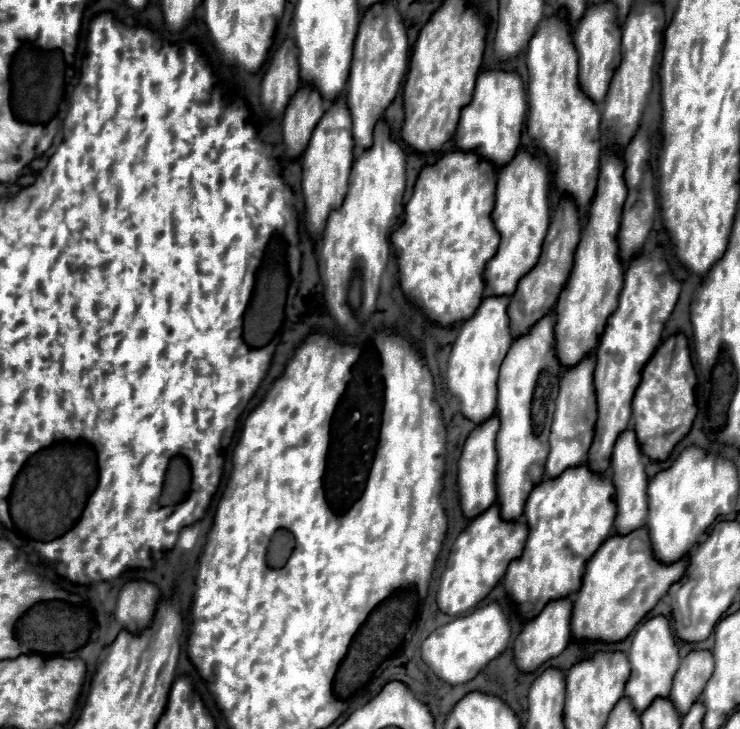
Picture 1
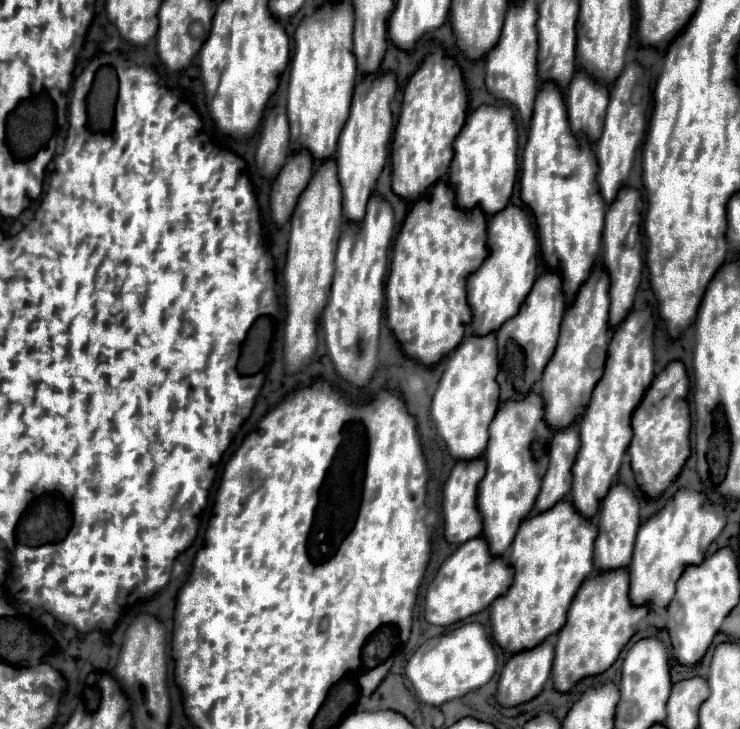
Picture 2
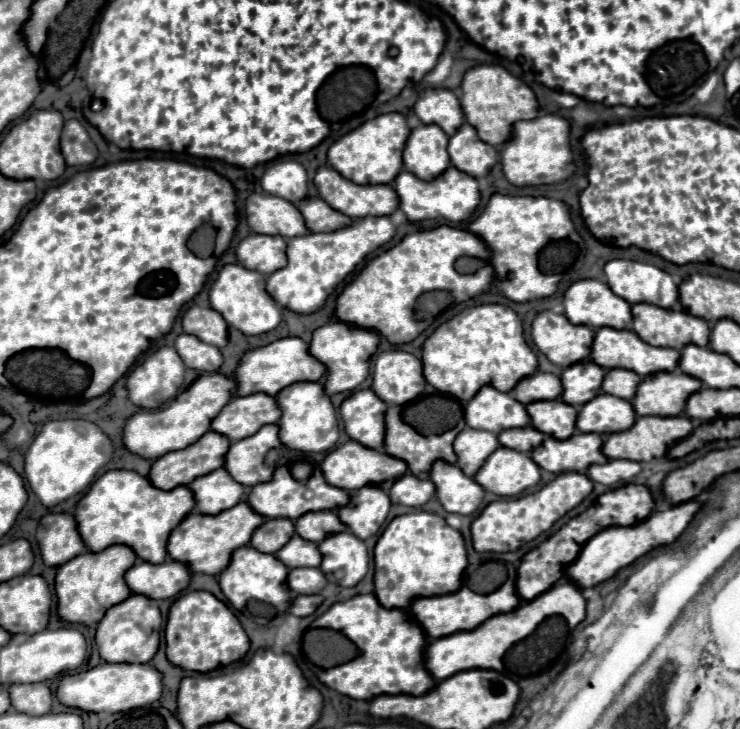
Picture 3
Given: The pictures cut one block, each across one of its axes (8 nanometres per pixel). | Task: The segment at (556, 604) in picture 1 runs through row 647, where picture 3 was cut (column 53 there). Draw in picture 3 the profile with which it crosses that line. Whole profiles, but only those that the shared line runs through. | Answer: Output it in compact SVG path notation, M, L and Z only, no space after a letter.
M46 514L38 524L36 542L46 566L62 566L86 550L72 514Z

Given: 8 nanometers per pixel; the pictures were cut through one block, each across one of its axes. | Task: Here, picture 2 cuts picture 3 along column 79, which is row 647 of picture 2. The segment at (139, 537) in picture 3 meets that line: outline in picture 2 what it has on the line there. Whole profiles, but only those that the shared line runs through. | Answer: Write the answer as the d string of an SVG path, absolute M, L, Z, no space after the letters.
M568 498L556 502L546 512L530 514L520 522L512 540L508 560L514 566L514 580L508 592L490 606L492 636L508 654L534 648L546 636L556 634L580 584L594 572L594 540L598 526L584 518Z

